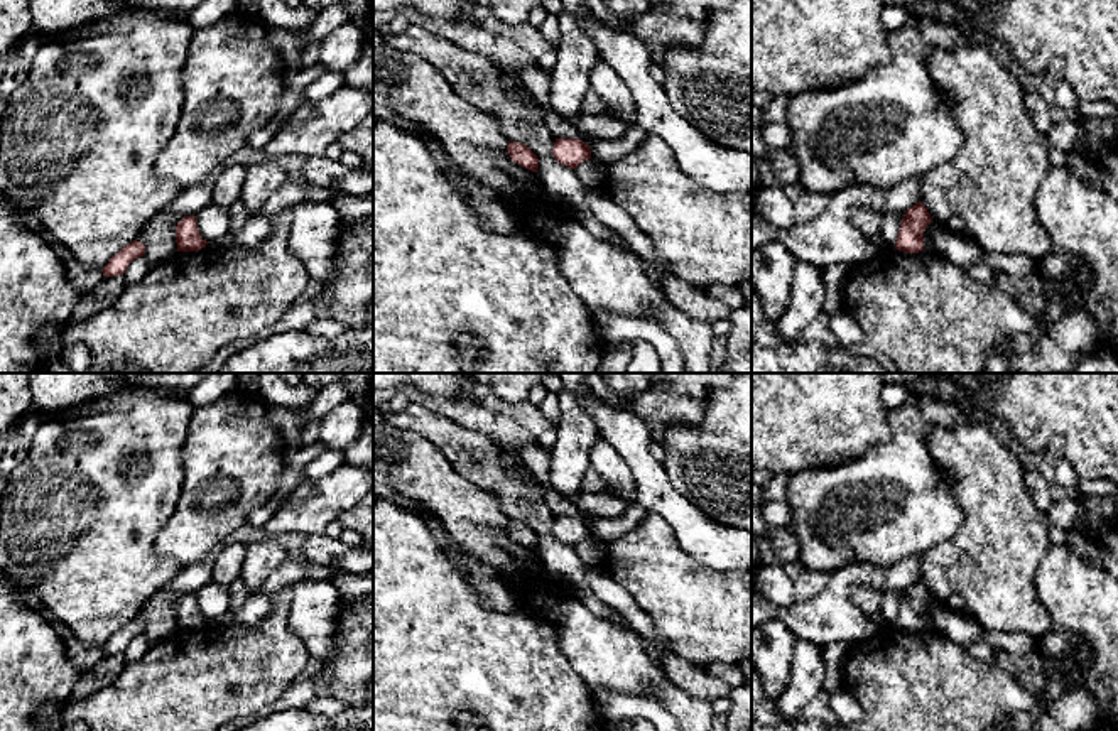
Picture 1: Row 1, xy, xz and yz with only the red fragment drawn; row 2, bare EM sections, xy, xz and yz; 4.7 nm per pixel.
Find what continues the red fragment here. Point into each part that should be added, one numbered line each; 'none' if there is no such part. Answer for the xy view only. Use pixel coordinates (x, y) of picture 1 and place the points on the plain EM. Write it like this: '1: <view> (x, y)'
none

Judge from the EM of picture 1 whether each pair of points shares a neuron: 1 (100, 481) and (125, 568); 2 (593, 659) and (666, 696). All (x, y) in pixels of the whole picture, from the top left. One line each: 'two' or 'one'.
1: one
2: one

